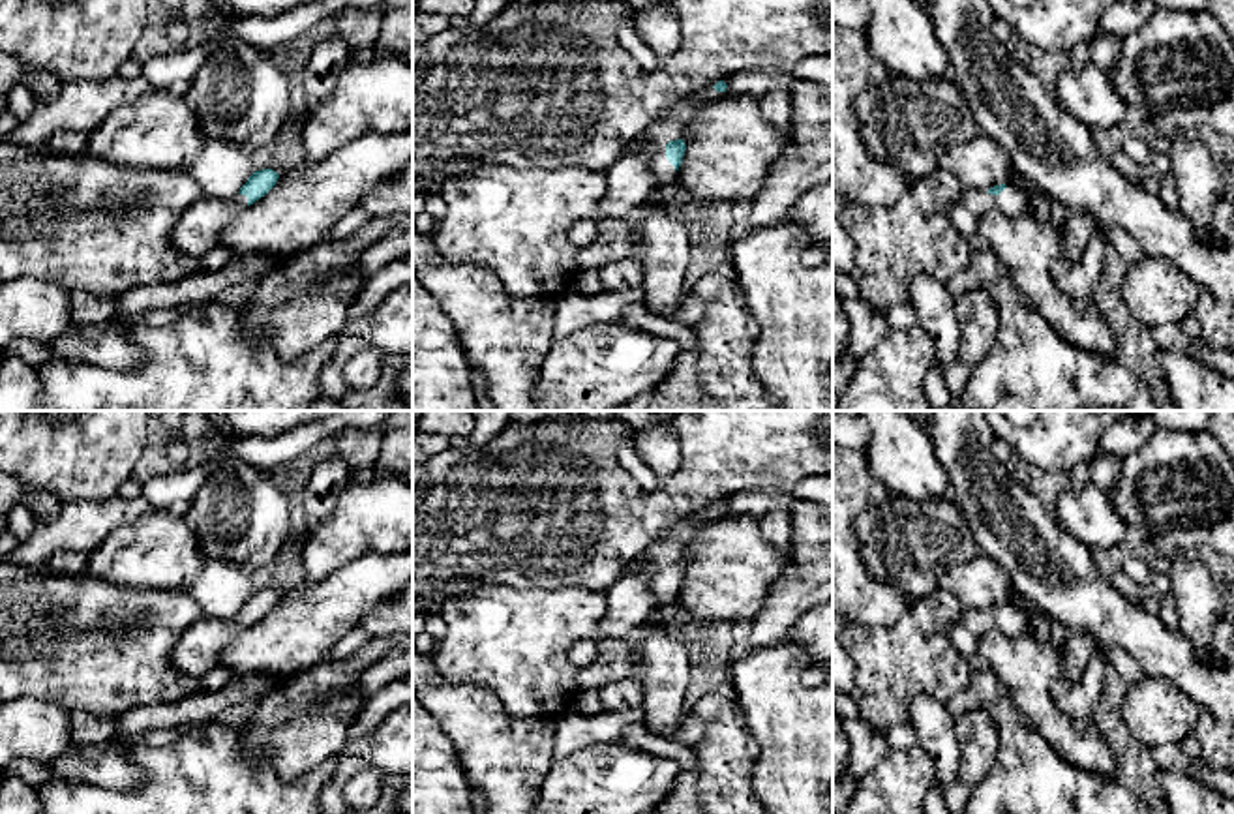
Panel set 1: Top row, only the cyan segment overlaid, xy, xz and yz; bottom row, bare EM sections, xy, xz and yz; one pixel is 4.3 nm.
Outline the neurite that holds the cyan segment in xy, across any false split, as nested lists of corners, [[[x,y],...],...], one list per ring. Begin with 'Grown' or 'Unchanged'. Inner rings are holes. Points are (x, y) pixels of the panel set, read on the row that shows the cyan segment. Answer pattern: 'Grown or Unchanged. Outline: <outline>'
Grown. Outline: [[[272,169],[255,171],[240,191],[231,199],[201,197],[174,225],[174,248],[195,261],[201,261],[219,242],[221,229],[244,208],[264,197],[278,182]]]

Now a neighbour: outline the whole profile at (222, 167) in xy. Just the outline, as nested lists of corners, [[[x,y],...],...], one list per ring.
[[[204,139],[204,148],[189,173],[203,197],[231,199],[255,173],[253,148],[225,139]]]

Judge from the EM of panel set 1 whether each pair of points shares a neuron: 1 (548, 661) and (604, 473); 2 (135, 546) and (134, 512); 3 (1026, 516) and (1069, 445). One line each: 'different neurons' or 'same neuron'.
1: different neurons
2: different neurons
3: different neurons

